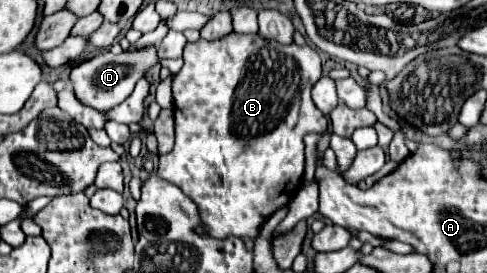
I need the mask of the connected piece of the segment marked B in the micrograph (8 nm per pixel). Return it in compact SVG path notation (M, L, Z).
M229 33L221 39L215 41L207 41L207 39L199 39L193 43L185 45L183 51L183 59L185 65L181 67L181 71L175 75L173 79L173 99L175 99L175 147L171 153L161 155L159 157L159 169L157 175L173 185L177 185L179 189L183 189L183 193L187 193L197 205L199 205L199 213L201 213L201 221L203 221L203 231L211 233L213 237L227 237L227 235L237 235L237 237L251 237L255 239L261 231L261 225L265 223L267 217L271 217L277 209L287 207L291 203L291 199L295 197L295 193L301 187L303 181L303 169L305 169L305 143L303 137L307 133L323 133L323 129L327 129L327 119L323 113L319 113L311 101L311 87L319 81L321 77L321 59L317 55L317 51L313 47L299 47L295 43L283 45L279 41L269 41L265 37L261 37L259 33L251 33L251 35L239 35L239 33Z

